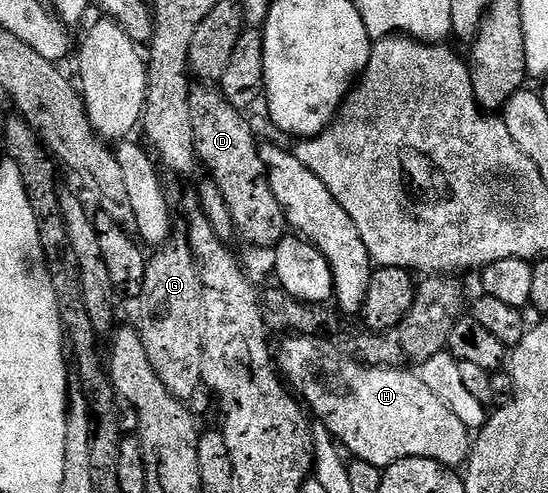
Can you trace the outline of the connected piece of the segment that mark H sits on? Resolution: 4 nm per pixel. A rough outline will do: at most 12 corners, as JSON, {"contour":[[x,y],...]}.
{"contour":[[292,334],[279,375],[355,459],[467,465],[470,429],[415,371]]}

